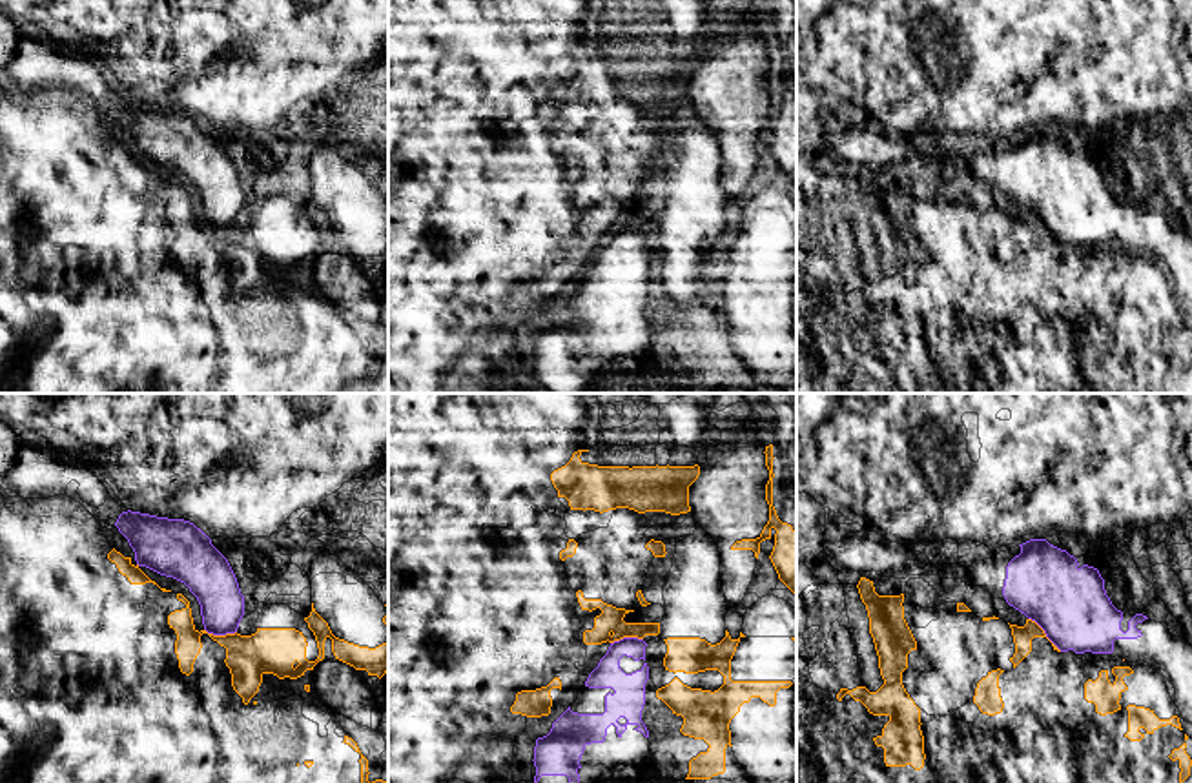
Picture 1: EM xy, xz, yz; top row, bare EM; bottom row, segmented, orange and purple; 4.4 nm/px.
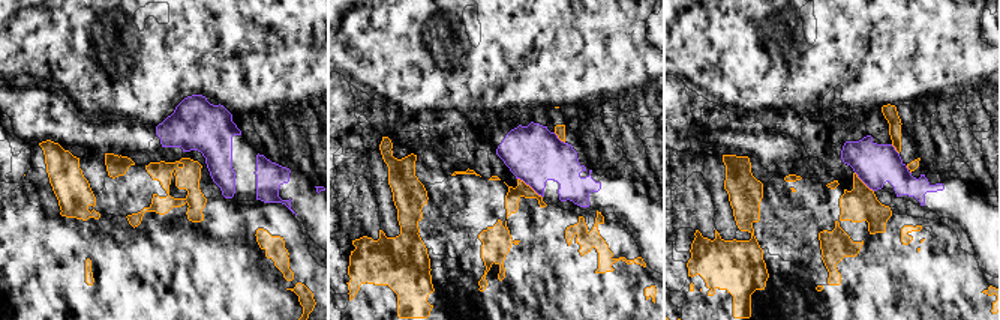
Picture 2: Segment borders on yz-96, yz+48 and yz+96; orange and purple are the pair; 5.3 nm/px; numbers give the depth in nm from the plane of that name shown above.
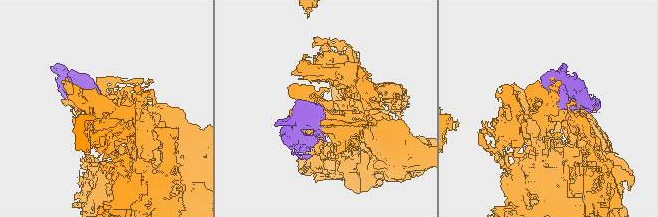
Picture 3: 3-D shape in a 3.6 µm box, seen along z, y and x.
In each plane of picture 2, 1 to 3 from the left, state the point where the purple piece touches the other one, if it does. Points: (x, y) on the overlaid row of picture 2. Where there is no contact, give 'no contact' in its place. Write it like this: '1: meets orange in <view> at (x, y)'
1: no contact
2: meets orange in yz+48 at (528, 185)
3: meets orange in yz+96 at (862, 182)

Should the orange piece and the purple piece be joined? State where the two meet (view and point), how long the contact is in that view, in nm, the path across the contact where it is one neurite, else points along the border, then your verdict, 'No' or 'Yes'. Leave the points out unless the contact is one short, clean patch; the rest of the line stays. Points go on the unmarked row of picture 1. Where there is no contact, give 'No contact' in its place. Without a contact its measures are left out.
Touches orange at yz (1045, 226). Shared border 220 nm. Boundary: yz (1028, 210), (1061, 243). No

